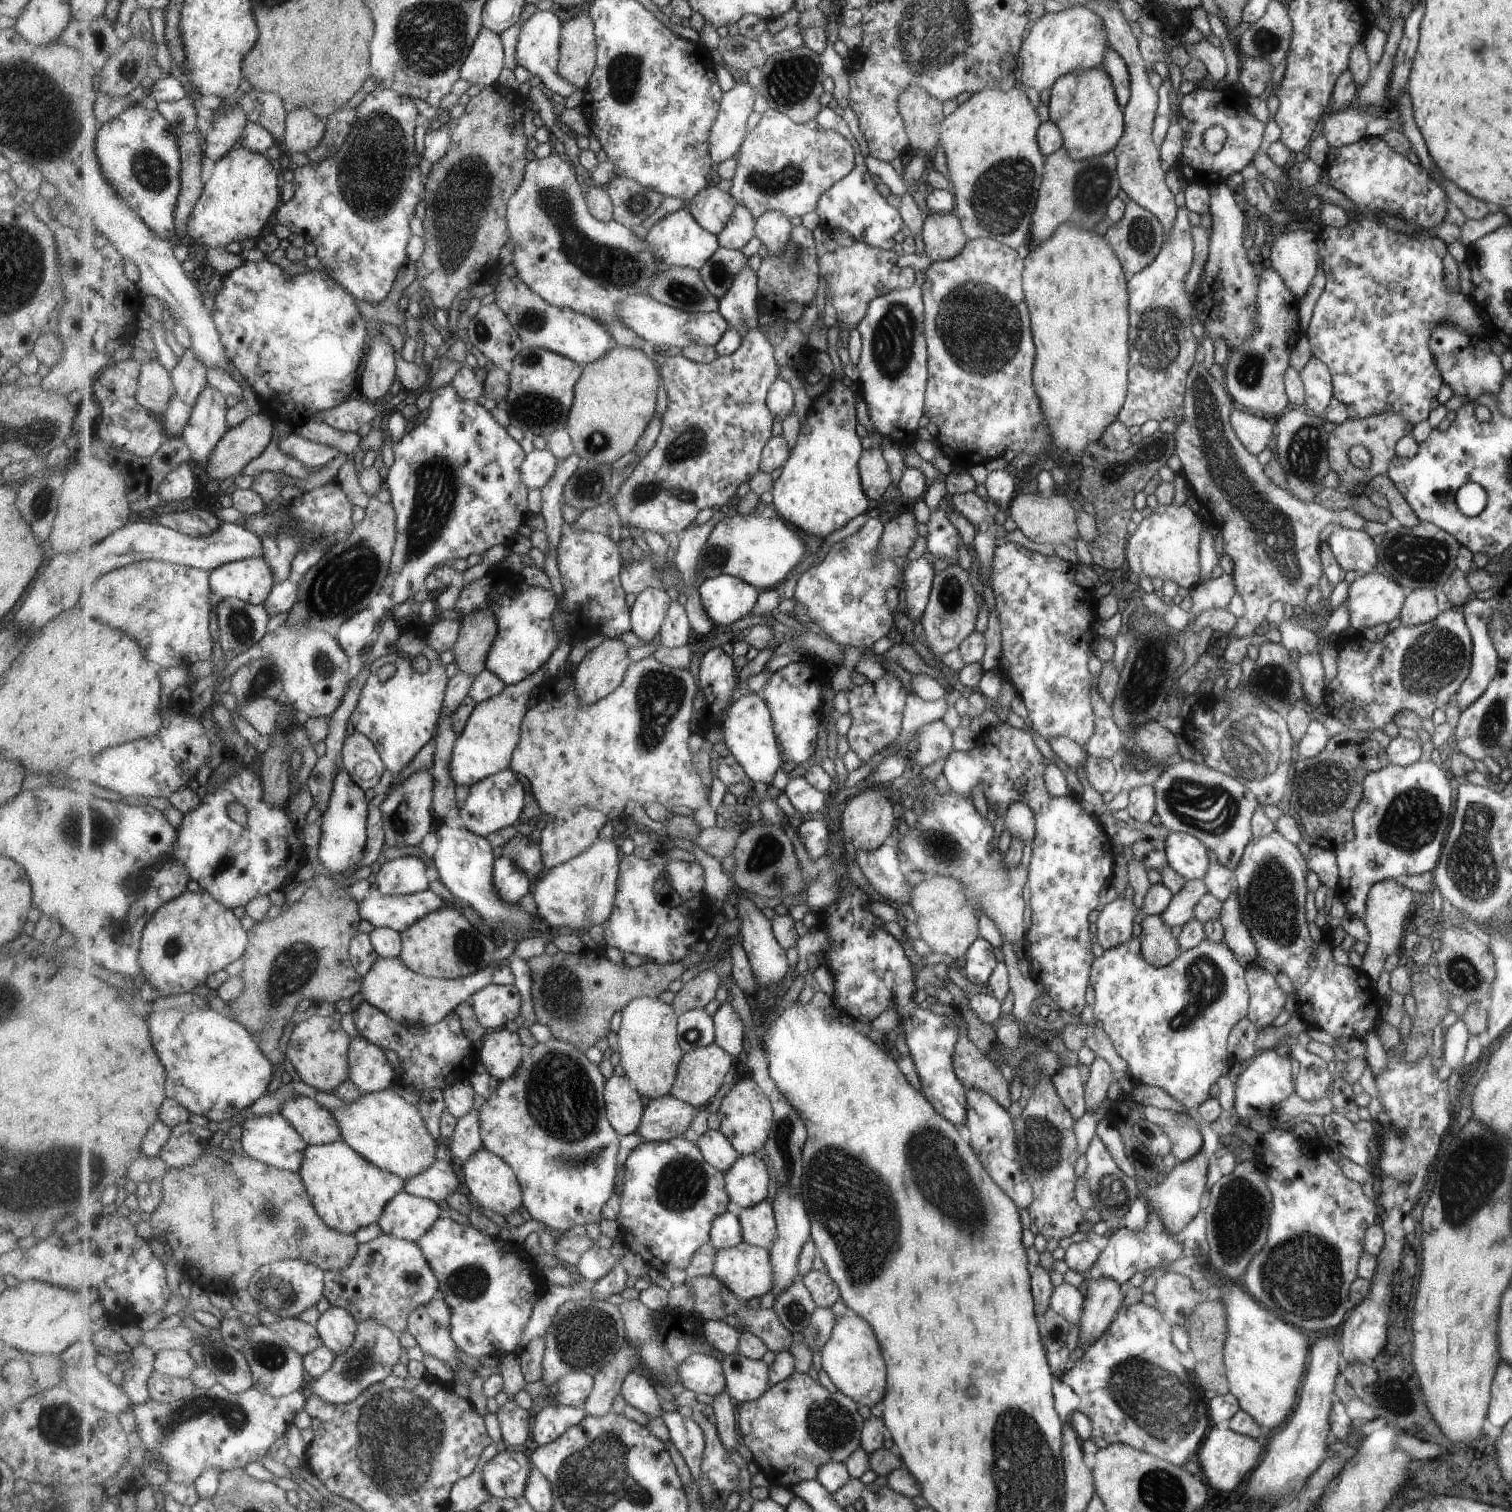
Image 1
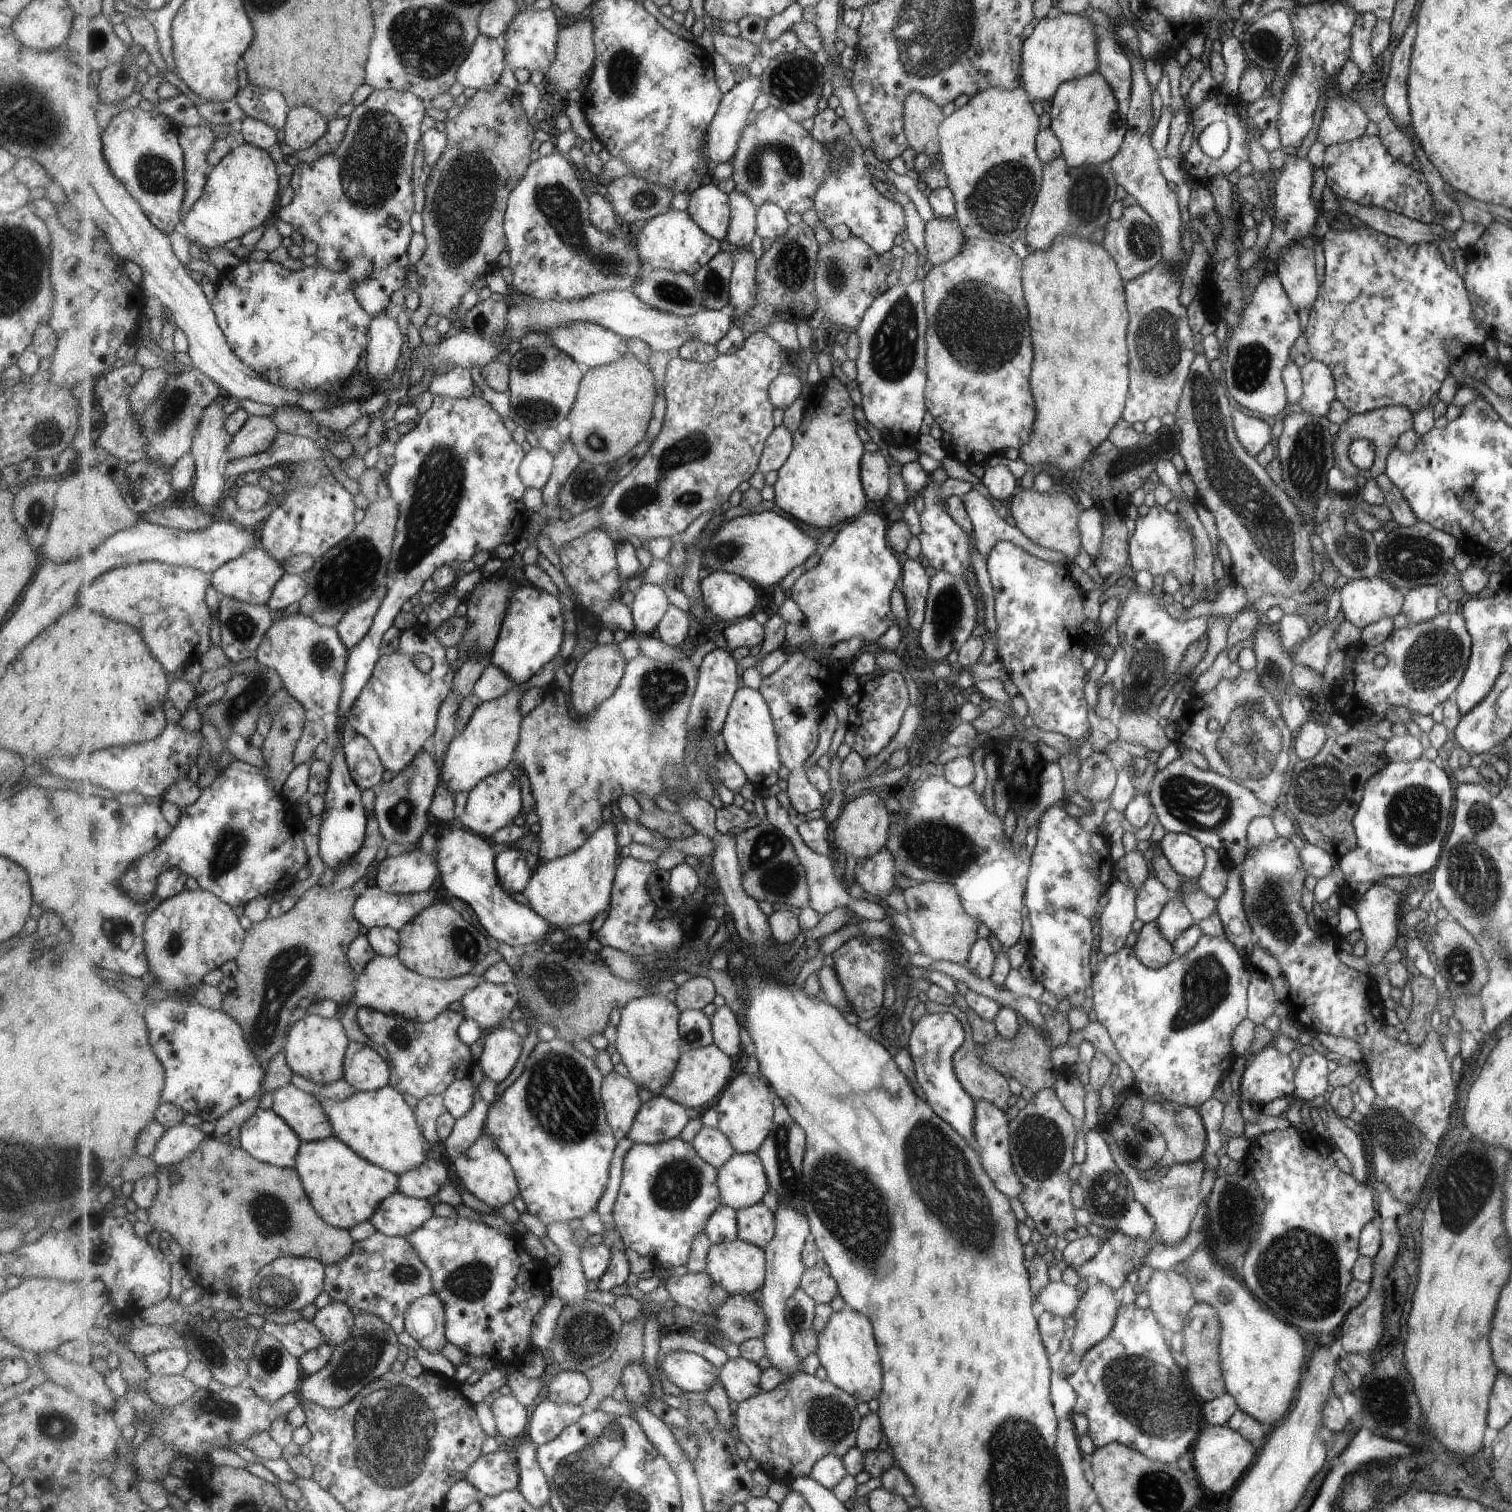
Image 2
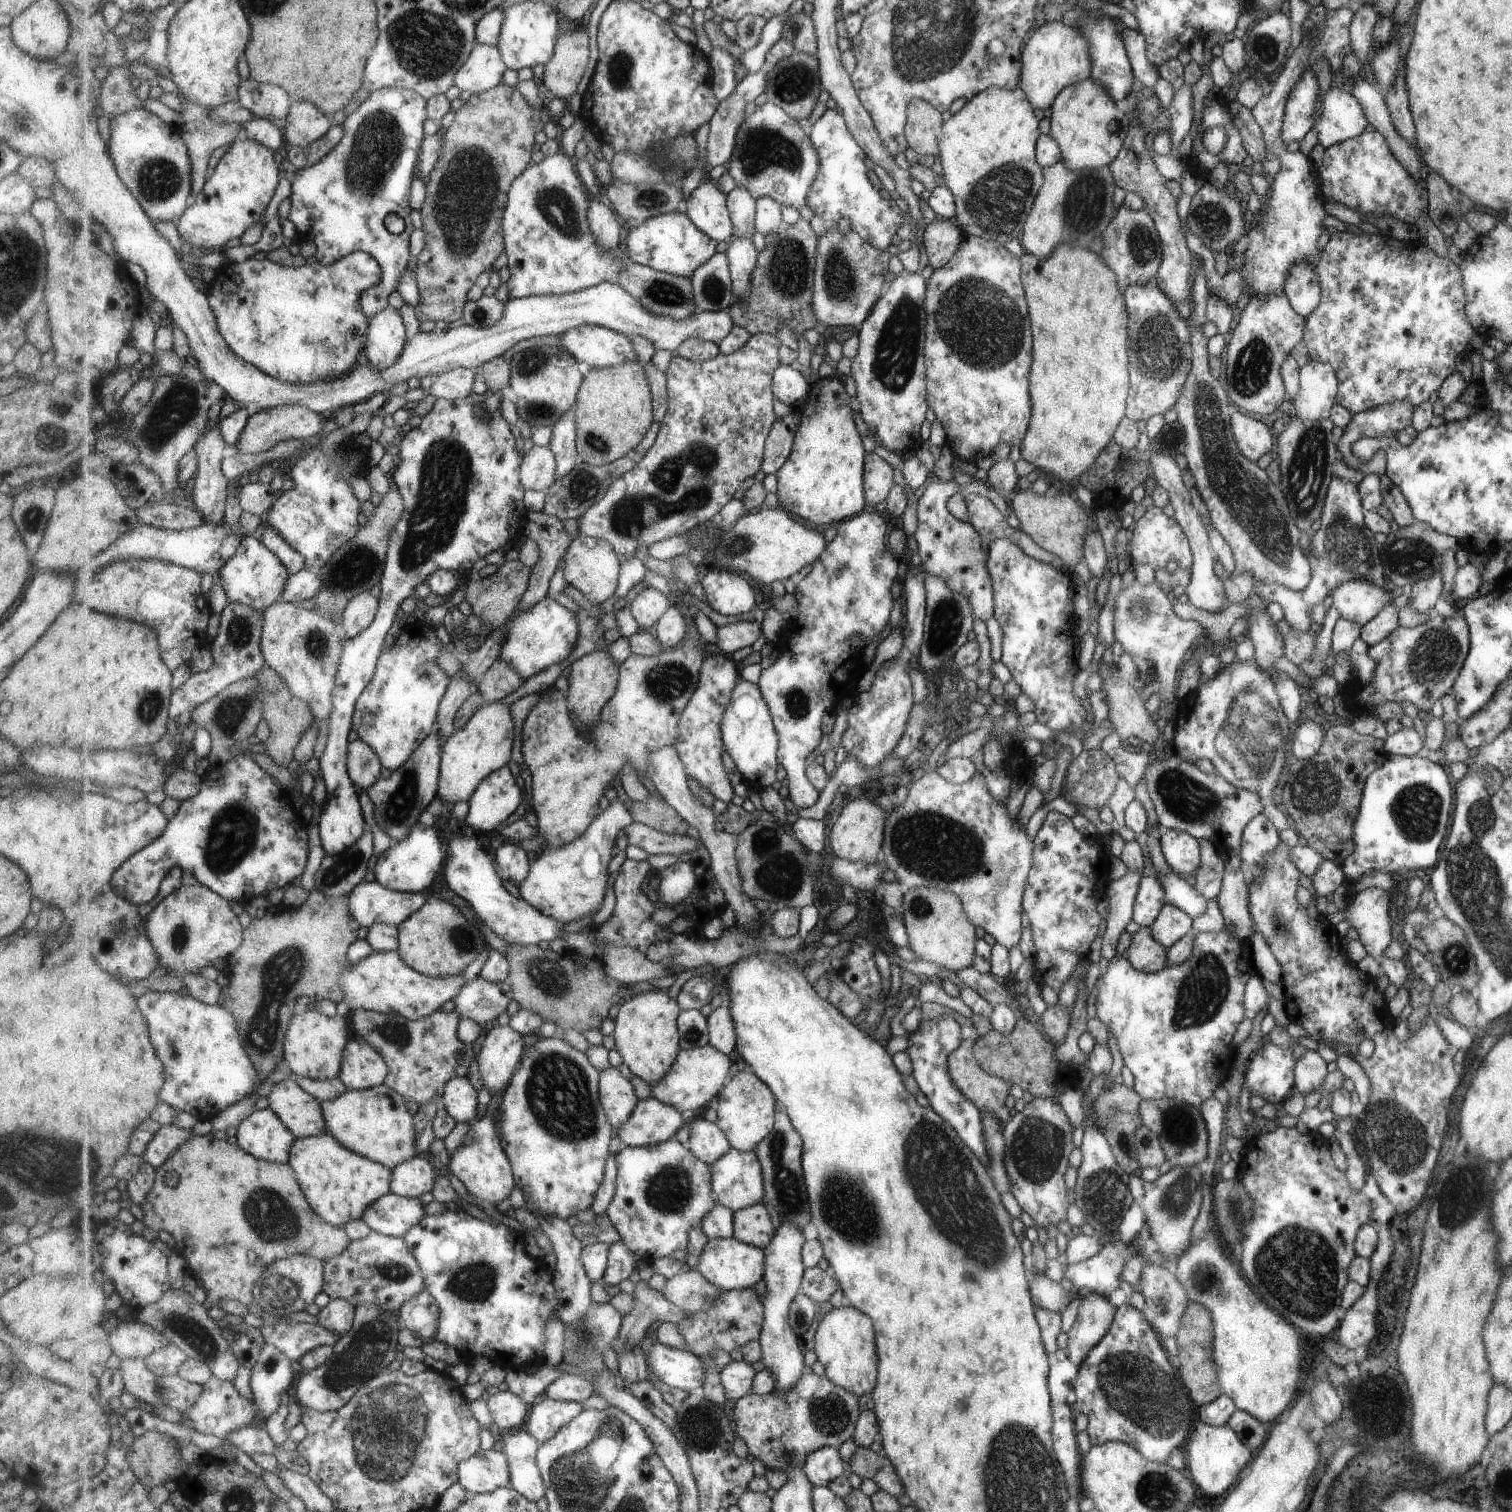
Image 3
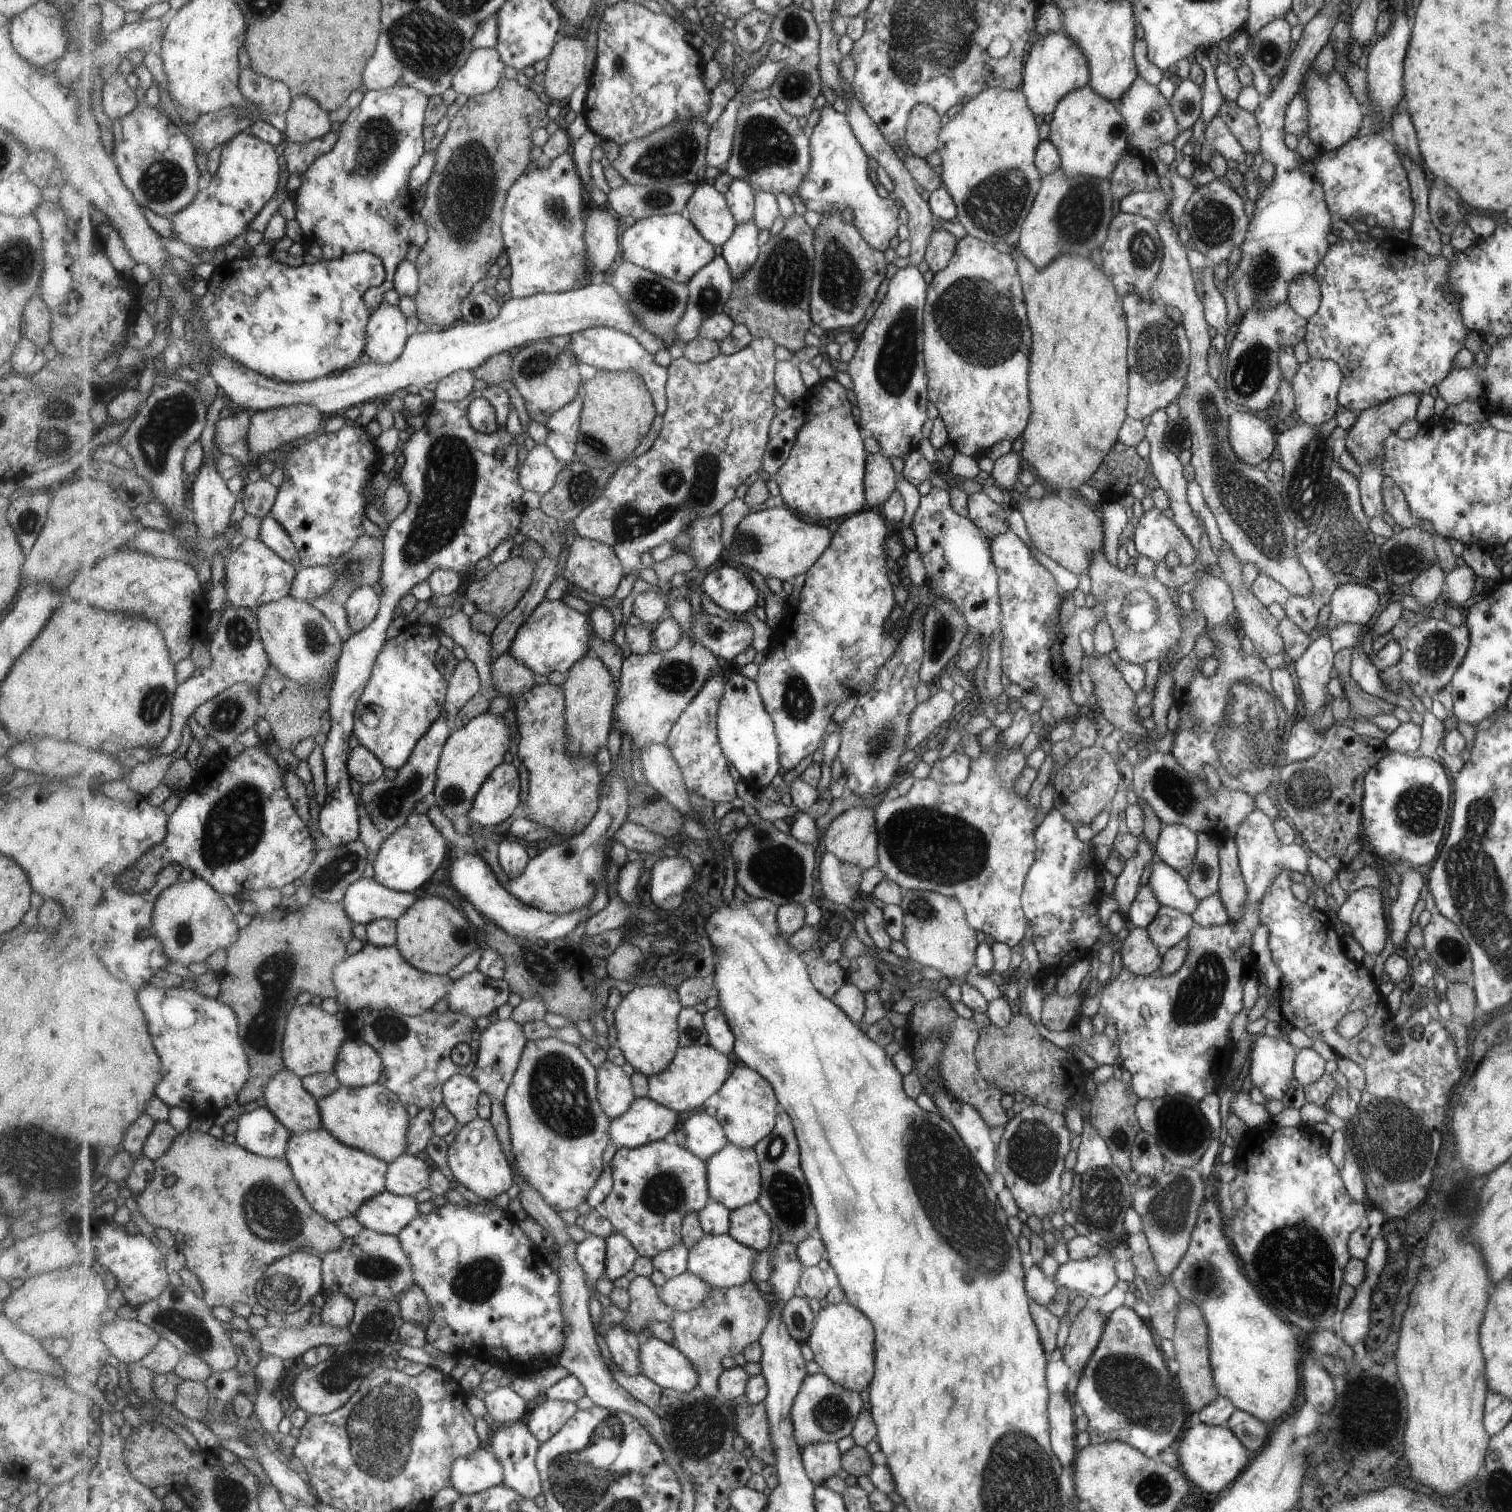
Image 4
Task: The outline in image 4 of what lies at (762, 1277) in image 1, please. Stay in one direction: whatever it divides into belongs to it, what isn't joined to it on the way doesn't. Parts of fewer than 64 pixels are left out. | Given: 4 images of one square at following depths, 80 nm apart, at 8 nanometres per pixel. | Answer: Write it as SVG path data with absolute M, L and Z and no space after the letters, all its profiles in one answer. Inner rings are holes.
M706 1234L691 1250L688 1270L698 1274L712 1287L730 1289L754 1280L754 1272L762 1251L735 1240L730 1234Z

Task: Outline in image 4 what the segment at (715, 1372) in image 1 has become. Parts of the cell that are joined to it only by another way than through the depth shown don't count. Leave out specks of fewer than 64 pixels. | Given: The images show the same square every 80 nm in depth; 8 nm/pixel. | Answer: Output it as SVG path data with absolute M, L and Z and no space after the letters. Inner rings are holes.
M655 1336L641 1339L640 1361L643 1375L678 1394L692 1391L700 1383L698 1370L689 1357Z

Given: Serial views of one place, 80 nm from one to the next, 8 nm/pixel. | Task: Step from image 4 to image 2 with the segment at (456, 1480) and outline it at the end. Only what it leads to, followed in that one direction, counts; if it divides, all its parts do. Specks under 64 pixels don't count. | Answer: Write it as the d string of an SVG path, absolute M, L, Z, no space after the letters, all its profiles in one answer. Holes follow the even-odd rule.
M507 1445L493 1453L482 1453L469 1468L467 1482L471 1482L482 1496L495 1497L509 1490L518 1490L519 1464L517 1456Z

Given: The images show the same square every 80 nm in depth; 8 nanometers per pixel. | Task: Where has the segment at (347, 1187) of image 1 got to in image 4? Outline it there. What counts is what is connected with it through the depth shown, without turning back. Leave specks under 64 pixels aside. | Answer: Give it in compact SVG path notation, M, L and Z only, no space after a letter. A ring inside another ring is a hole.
M325 1128L300 1135L292 1133L286 1158L307 1200L334 1223L356 1216L364 1202L386 1191L390 1164L373 1153L343 1144Z

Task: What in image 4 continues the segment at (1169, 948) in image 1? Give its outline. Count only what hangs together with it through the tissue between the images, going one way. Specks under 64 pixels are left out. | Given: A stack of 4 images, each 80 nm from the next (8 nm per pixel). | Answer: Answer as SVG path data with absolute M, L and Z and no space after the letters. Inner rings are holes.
M1134 927L1120 946L1120 961L1126 971L1150 978L1163 962L1163 955L1149 940L1147 928Z

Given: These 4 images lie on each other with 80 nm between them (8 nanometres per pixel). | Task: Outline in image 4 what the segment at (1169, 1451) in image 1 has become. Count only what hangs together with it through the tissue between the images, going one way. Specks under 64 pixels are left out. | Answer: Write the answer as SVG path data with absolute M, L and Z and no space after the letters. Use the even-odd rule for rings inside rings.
M1117 1307L1108 1313L1100 1342L1096 1344L1096 1350L1089 1357L1083 1374L1078 1376L1078 1385L1074 1392L1075 1401L1081 1406L1088 1420L1086 1431L1090 1442L1097 1444L1121 1441L1145 1456L1155 1458L1155 1454L1159 1454L1165 1446L1170 1446L1175 1440L1185 1420L1185 1408L1181 1404L1179 1392L1175 1390L1175 1386L1171 1386L1173 1379L1163 1364L1161 1352L1153 1344L1153 1338L1145 1322L1129 1307Z

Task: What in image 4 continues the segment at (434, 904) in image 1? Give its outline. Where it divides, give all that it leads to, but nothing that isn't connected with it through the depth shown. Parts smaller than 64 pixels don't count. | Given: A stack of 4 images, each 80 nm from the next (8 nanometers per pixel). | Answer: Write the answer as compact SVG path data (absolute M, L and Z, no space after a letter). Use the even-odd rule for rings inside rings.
M373 876L352 883L342 901L354 923L368 925L382 918L399 920L417 899L416 893L389 888Z

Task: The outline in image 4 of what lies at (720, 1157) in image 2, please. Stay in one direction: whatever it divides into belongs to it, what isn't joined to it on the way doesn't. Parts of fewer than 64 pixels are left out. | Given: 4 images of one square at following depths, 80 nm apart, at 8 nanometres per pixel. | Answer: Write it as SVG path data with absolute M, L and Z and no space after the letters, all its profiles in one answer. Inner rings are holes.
M689 1111L688 1114L683 1116L682 1126L686 1131L690 1149L706 1163L717 1151L723 1150L723 1147L730 1142L717 1116L712 1118L709 1114L706 1114L705 1111Z

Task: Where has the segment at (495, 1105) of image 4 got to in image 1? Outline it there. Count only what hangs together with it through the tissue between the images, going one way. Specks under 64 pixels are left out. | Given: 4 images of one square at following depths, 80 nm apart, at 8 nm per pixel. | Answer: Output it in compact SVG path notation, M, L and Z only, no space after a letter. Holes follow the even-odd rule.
M506 1028L490 1032L483 1044L477 1055L480 1068L499 1081L510 1079L527 1054L519 1034L509 1032Z

